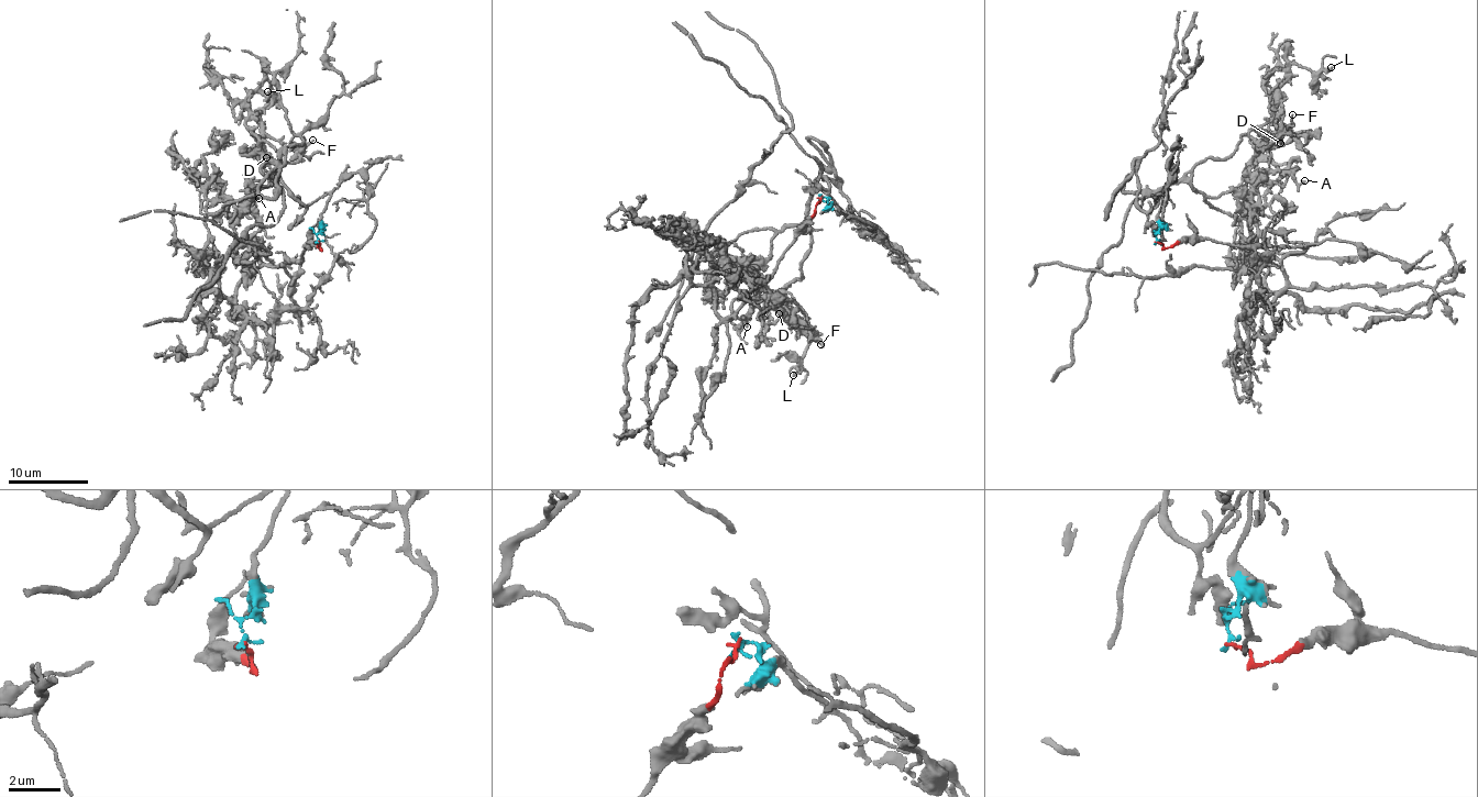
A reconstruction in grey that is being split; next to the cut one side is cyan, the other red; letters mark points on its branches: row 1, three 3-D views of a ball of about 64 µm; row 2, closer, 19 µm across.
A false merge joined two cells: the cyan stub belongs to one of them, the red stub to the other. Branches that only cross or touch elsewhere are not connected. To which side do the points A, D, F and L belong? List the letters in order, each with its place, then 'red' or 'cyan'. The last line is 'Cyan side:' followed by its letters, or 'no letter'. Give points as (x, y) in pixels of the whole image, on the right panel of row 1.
A: at (1304, 180); cyan
D: at (1280, 143); cyan
F: at (1292, 114); cyan
L: at (1331, 67); cyan
Cyan side: A, D, F, L

